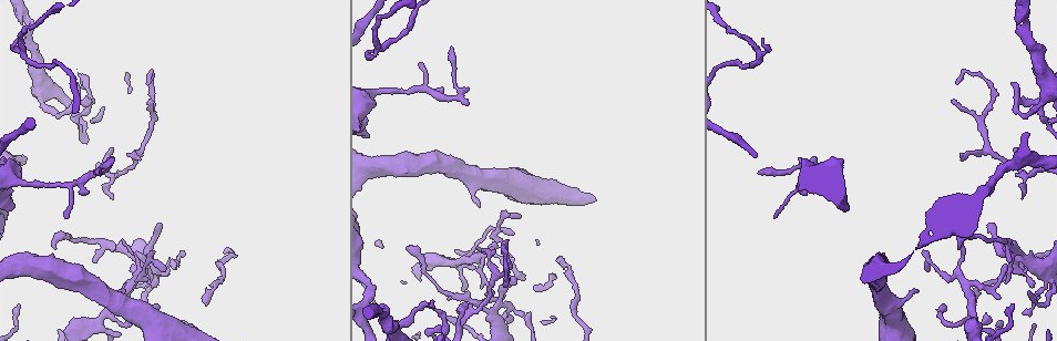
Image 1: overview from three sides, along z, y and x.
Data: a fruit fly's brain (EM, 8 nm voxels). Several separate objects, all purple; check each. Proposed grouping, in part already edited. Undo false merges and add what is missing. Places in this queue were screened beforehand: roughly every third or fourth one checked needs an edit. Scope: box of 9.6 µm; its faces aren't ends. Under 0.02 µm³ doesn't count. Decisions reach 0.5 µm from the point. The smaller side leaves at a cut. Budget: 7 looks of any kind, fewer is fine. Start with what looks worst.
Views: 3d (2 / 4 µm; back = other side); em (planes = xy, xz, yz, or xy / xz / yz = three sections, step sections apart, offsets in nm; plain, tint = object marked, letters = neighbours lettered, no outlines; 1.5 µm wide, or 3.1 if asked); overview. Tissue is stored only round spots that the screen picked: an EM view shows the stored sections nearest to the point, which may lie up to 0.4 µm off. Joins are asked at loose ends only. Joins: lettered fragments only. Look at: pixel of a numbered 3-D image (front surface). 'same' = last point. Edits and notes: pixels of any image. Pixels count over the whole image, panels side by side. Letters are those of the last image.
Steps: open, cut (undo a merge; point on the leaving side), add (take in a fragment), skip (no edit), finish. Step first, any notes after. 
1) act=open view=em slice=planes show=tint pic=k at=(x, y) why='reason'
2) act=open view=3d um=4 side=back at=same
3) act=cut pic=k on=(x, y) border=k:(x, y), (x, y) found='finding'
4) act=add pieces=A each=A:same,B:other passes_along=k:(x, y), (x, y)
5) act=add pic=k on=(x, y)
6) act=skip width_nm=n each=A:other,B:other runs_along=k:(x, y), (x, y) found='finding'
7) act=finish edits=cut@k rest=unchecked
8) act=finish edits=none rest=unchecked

act=open view=3d um=2 pic=1 at=(465, 302) why='branch stops here'

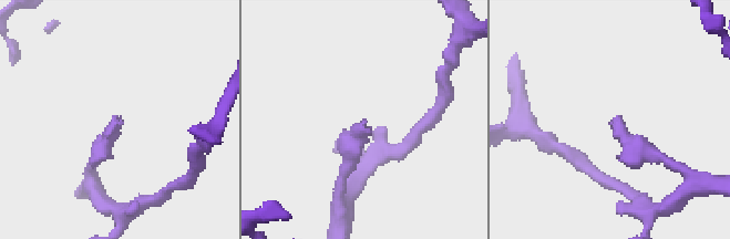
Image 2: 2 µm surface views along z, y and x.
act=open view=em slice=planes show=letters pic=2 at=(114, 124)

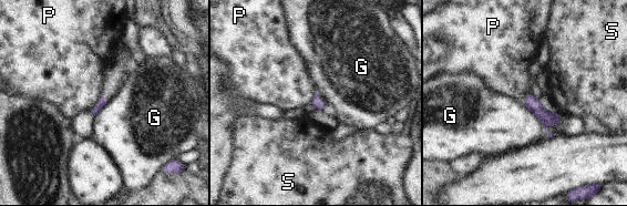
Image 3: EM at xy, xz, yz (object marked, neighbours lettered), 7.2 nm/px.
act=skip each=G:other,P:other,S:other border=3:(102, 91), (100, 100), (91, 111) found='no lettered fragment goes on from it'

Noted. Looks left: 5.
act=open view=3d um=4 pic=1 at=(915, 289) why='stops while still wide'

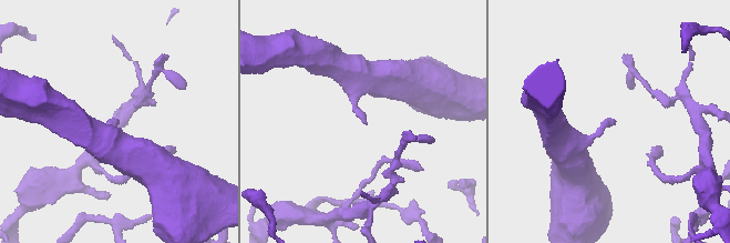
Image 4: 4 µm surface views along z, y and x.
act=open view=em slice=planes show=letters pic=4 at=(367, 122) why='need the tissue'

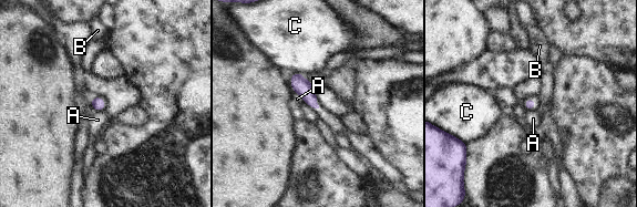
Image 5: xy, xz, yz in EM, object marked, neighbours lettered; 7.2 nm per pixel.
act=skip longest_contact=B:130nm each=A:other,B:other,C:other border=5:(294, 91), (304, 101) found='none of them fits'

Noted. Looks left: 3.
act=open view=3d um=4 pic=1 at=(1006, 284) why='free end'

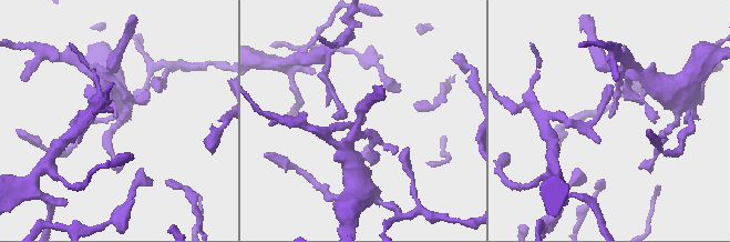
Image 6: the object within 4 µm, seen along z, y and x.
act=open view=em slice=planes show=plain pic=6 at=(364, 116) why='now the EM'

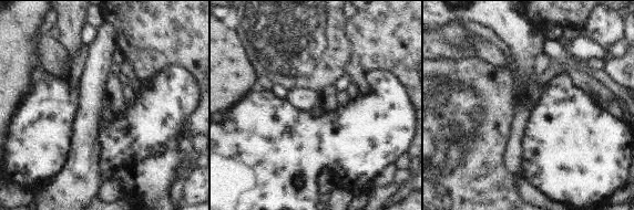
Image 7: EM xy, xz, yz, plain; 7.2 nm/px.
act=open view=em slice=planes show=letters at=same

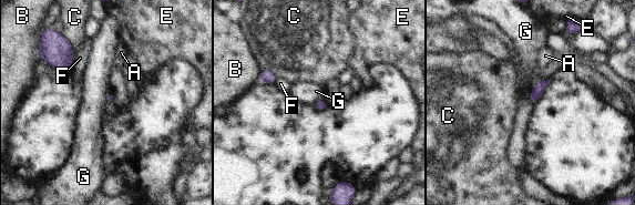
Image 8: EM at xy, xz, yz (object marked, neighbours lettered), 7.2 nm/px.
act=skip longest_contact=F:150nm each=A:other,B:other,C:other,E:other,F:other,G:other found='none of them fits'

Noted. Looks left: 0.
act=finish edits=none rest=unchecked

